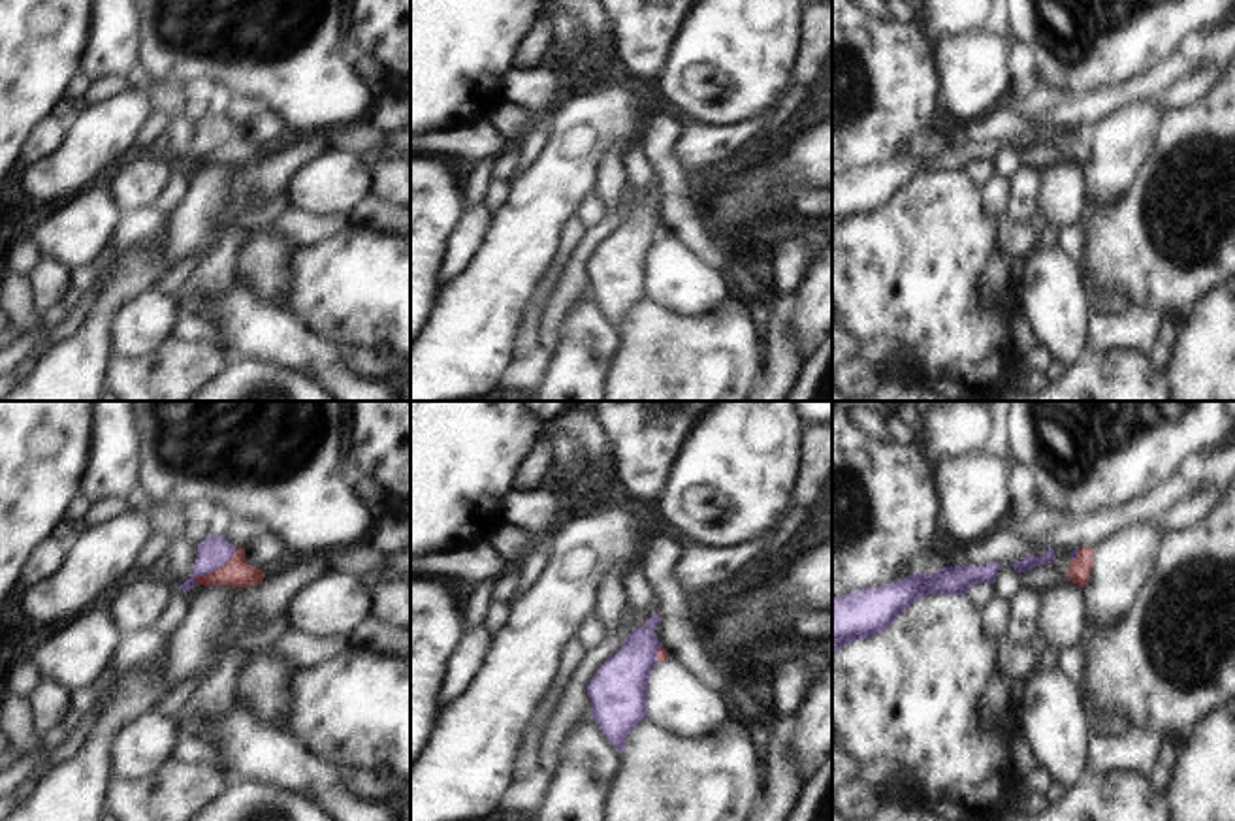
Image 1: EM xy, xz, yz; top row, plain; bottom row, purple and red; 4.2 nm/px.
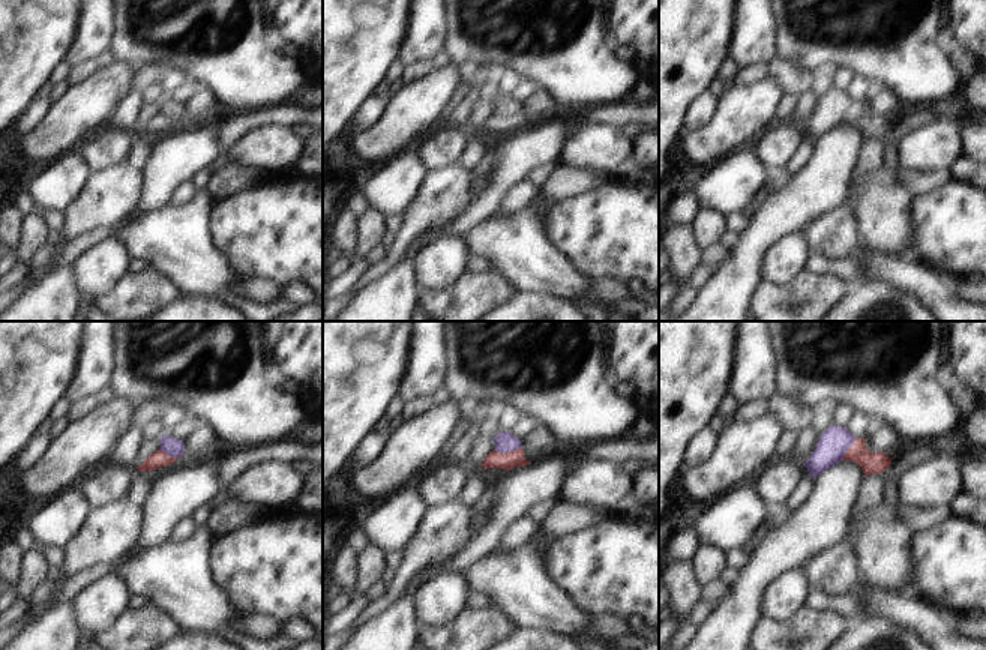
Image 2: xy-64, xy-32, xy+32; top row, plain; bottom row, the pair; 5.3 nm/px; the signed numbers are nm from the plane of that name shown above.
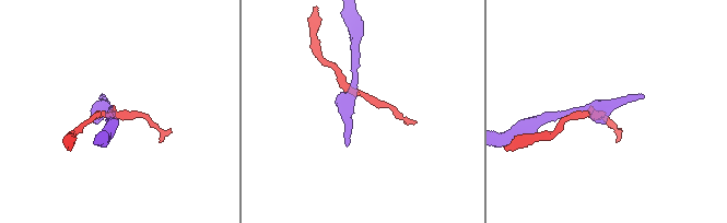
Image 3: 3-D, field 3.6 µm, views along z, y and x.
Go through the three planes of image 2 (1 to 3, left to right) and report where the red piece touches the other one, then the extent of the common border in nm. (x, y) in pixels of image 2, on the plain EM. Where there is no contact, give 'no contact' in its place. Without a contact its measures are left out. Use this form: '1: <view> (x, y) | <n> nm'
1: xy-64 (170, 119) | 120 nm
2: xy-32 (508, 116) | 150 nm
3: xy+32 (848, 111) | 150 nm

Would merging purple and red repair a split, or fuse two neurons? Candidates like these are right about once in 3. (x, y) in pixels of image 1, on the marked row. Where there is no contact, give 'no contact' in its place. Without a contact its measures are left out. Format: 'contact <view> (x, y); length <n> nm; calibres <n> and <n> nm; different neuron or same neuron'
contact xy (213, 571); length 240 nm; calibres 140 and 120 nm; different neuron

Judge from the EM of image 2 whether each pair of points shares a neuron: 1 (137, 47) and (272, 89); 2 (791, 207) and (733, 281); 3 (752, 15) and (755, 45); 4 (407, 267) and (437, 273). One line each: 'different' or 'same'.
1: same
2: same
3: same
4: different

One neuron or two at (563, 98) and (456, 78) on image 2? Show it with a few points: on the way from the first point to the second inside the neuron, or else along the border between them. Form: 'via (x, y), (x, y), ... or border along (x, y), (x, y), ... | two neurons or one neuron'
border along (452, 62), (462, 66) | two neurons

